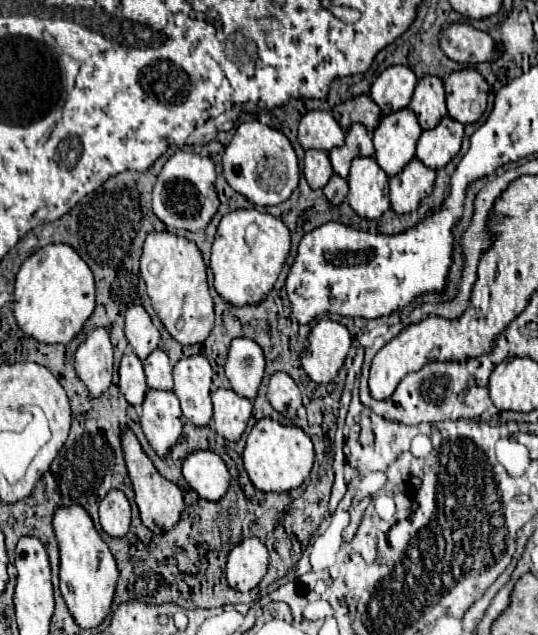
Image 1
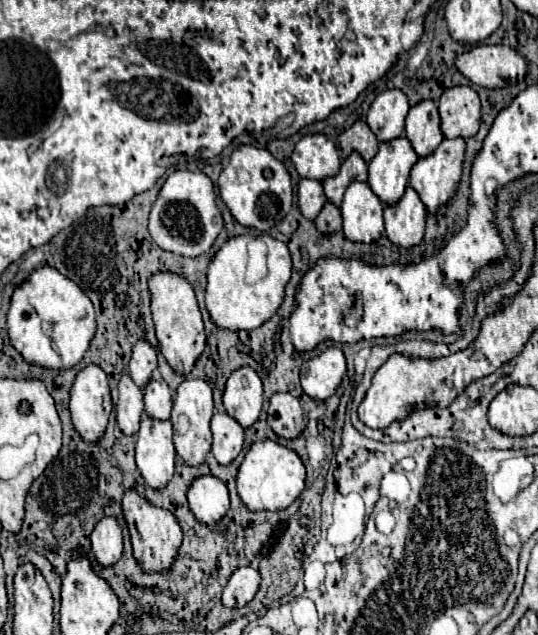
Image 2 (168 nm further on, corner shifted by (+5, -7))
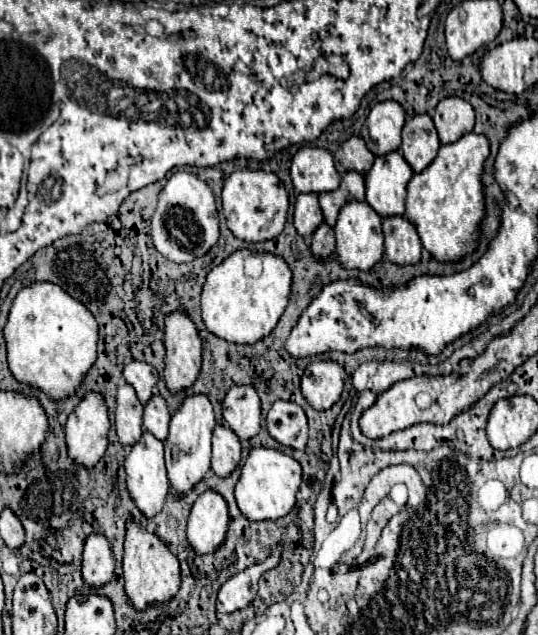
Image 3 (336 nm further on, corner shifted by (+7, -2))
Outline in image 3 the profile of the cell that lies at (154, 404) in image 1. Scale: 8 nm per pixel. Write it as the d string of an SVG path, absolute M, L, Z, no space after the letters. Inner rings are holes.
M149 431L143 433L141 441L137 445L133 445L131 453L127 455L125 475L127 475L127 489L129 489L133 503L147 519L153 519L165 503L165 497L169 493L169 481L167 481L165 459L163 459L163 443L159 439L155 439Z

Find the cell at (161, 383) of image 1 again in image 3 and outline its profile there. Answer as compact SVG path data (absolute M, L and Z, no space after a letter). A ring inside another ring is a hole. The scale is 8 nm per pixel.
M155 393L151 397L151 401L145 405L145 415L143 415L143 429L153 433L159 441L165 441L165 437L169 435L169 411L167 411L167 403L165 399Z

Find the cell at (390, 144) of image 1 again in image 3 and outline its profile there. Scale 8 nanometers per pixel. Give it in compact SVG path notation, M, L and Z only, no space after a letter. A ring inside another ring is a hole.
M399 151L377 157L365 177L367 203L379 217L393 217L405 213L405 185L413 171Z

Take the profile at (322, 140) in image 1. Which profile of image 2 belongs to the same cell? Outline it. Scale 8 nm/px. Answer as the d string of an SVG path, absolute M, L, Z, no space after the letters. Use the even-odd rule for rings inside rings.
M325 134L303 136L291 154L291 160L301 178L323 180L339 172L339 154L333 140Z

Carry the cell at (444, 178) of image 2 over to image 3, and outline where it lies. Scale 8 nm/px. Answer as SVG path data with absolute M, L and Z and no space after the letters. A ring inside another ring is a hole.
M467 133L459 141L443 145L435 161L413 175L407 187L405 217L415 225L423 249L441 263L457 263L477 249L479 225L485 217L483 163L491 153L485 135Z

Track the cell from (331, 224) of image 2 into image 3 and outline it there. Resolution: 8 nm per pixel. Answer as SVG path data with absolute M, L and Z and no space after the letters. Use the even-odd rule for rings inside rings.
M323 223L311 237L311 253L319 259L319 261L327 261L335 251L335 233L333 229Z

